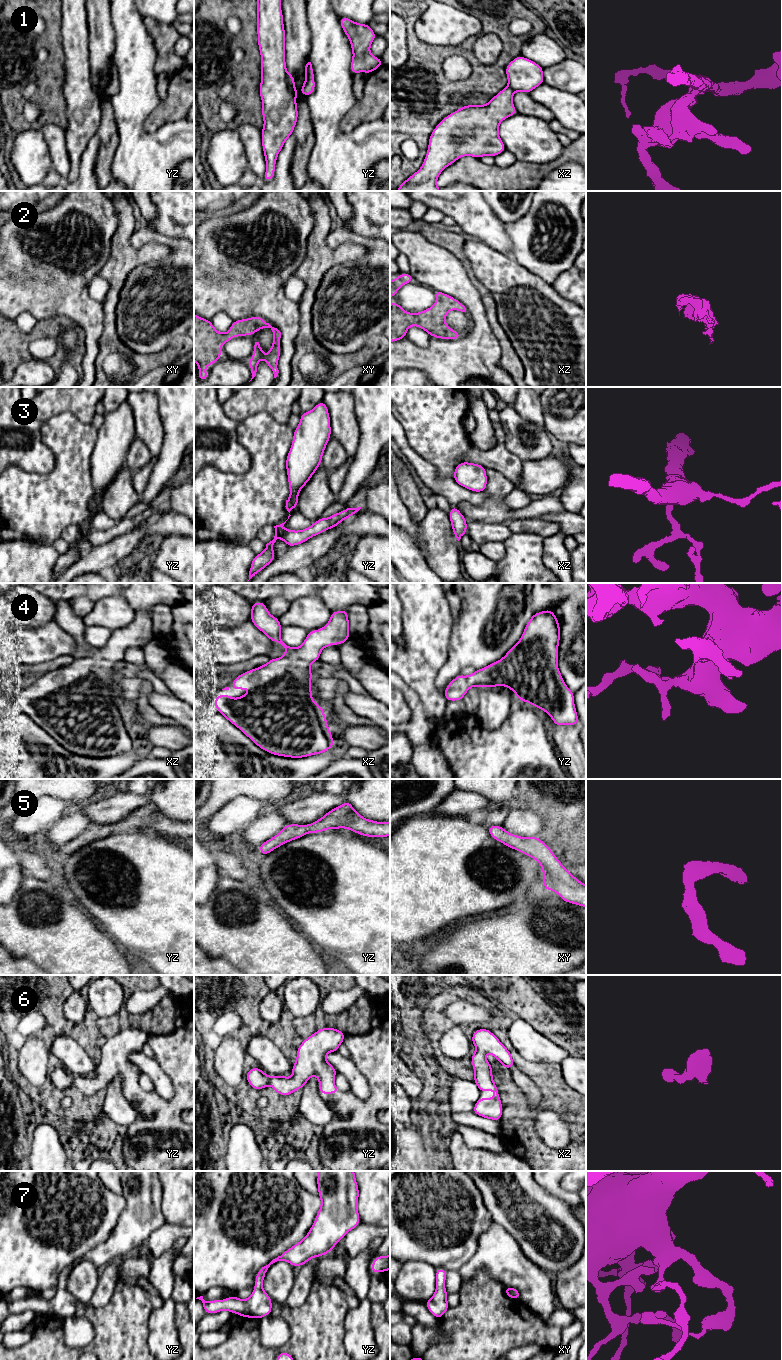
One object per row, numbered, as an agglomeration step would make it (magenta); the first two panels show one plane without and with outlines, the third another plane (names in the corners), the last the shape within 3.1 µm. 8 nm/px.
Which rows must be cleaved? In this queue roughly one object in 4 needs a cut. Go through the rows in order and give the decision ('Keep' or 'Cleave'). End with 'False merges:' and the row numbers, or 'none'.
1: Cleave
2: Keep
3: Keep
4: Keep
5: Keep
6: Keep
7: Keep
False merges: 1

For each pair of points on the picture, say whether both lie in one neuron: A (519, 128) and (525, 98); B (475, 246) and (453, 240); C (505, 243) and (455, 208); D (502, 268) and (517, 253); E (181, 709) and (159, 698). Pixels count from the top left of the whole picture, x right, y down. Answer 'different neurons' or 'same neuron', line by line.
A: different neurons
B: different neurons
C: same neuron
D: different neurons
E: same neuron

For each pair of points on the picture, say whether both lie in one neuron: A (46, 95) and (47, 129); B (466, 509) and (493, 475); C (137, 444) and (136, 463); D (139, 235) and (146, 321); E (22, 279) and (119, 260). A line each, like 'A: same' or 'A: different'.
A: different
B: same
C: same
D: same
E: different

